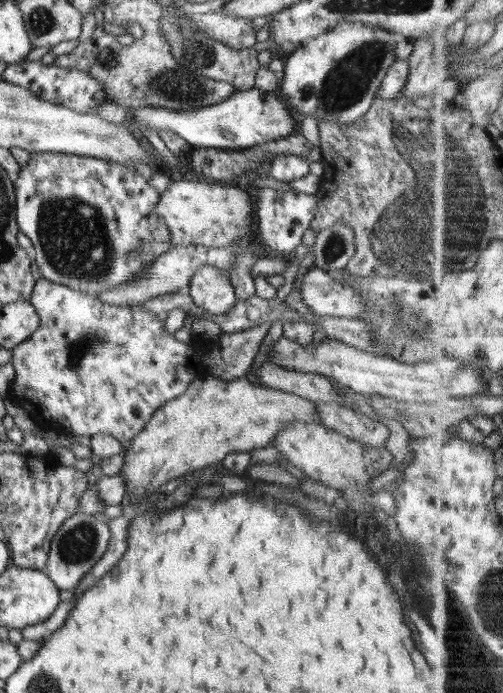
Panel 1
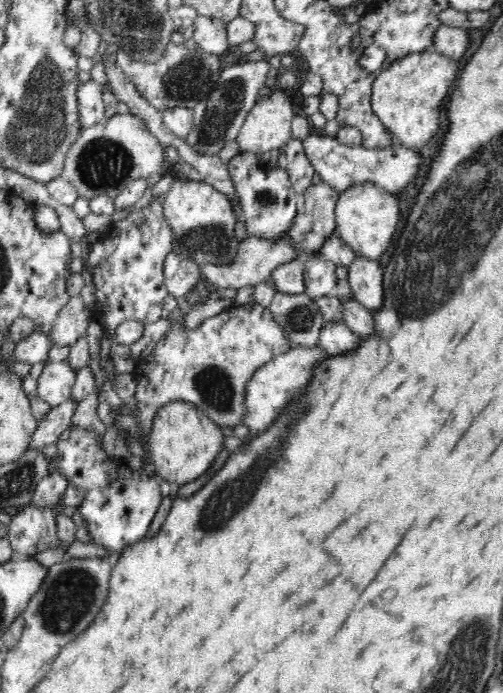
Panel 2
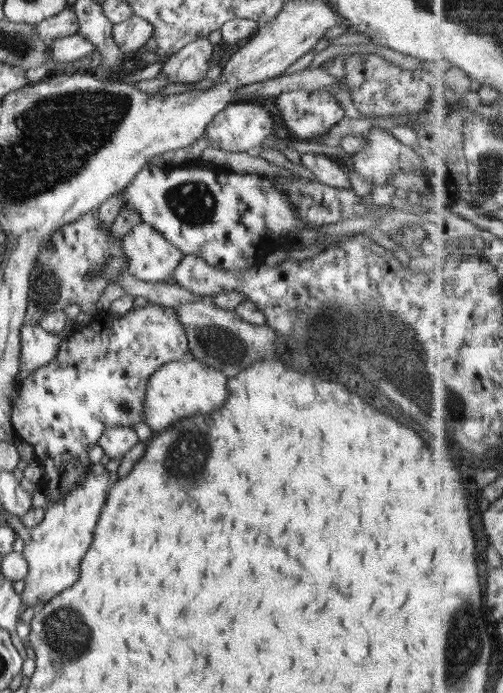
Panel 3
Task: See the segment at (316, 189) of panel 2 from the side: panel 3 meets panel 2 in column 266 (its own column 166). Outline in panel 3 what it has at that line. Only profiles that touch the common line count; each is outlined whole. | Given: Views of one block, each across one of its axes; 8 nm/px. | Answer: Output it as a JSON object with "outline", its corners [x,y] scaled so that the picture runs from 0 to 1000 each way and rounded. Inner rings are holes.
{"outline":[[[296,323],[266,326],[243,343],[243,361],[252,375],[252,392],[288,405],[326,405],[366,367]]]}

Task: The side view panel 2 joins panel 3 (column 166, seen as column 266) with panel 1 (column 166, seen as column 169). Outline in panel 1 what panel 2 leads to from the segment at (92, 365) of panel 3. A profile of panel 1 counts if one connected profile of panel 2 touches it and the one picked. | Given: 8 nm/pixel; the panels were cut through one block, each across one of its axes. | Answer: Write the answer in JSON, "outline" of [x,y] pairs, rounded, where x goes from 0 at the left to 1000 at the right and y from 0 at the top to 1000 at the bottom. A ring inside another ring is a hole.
{"outline":[[[91,403],[72,405],[60,436],[76,452],[80,468],[76,468],[76,473],[72,473],[60,488],[40,494],[24,505],[22,524],[30,531],[32,545],[22,557],[20,569],[32,571],[30,580],[48,589],[76,612],[83,610],[89,616],[111,625],[119,623],[143,629],[175,631],[189,629],[191,626],[211,626],[233,632],[247,649],[258,648],[264,632],[278,623],[284,623],[282,618],[290,615],[290,609],[302,603],[302,597],[318,586],[358,571],[390,544],[402,544],[414,538],[410,535],[408,515],[414,512],[421,496],[398,488],[388,488],[382,496],[354,492],[330,476],[326,457],[310,456],[302,450],[278,449],[278,444],[266,444],[264,440],[223,440],[187,426],[143,418],[135,413],[123,413],[123,410],[111,410]]]}

